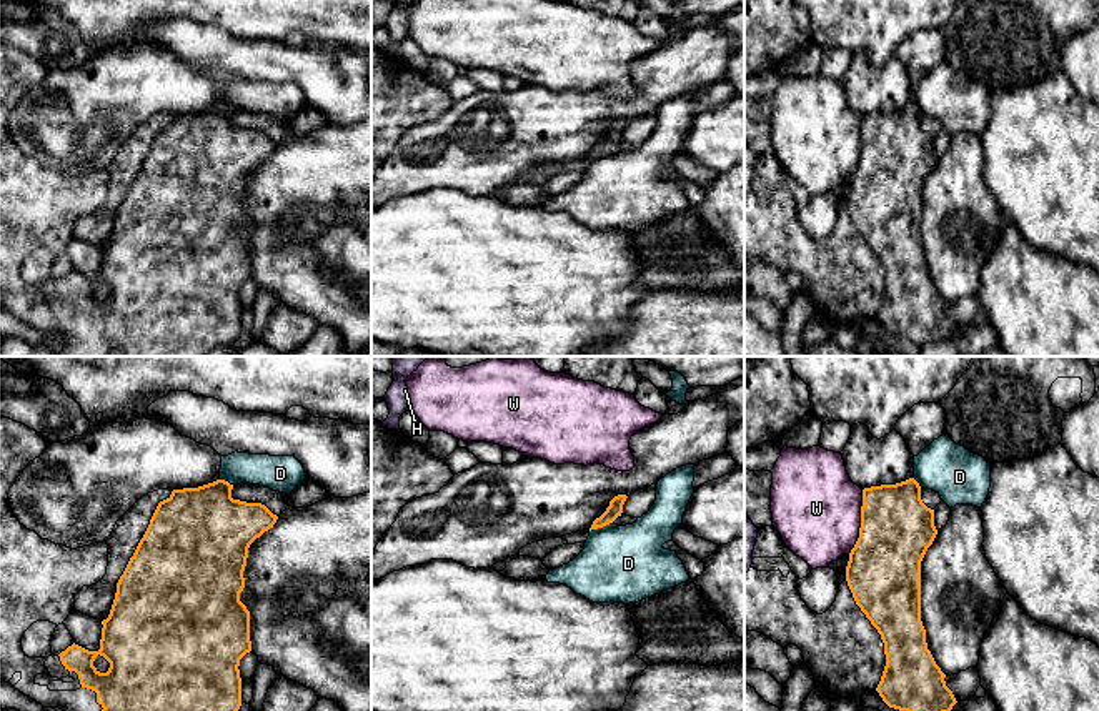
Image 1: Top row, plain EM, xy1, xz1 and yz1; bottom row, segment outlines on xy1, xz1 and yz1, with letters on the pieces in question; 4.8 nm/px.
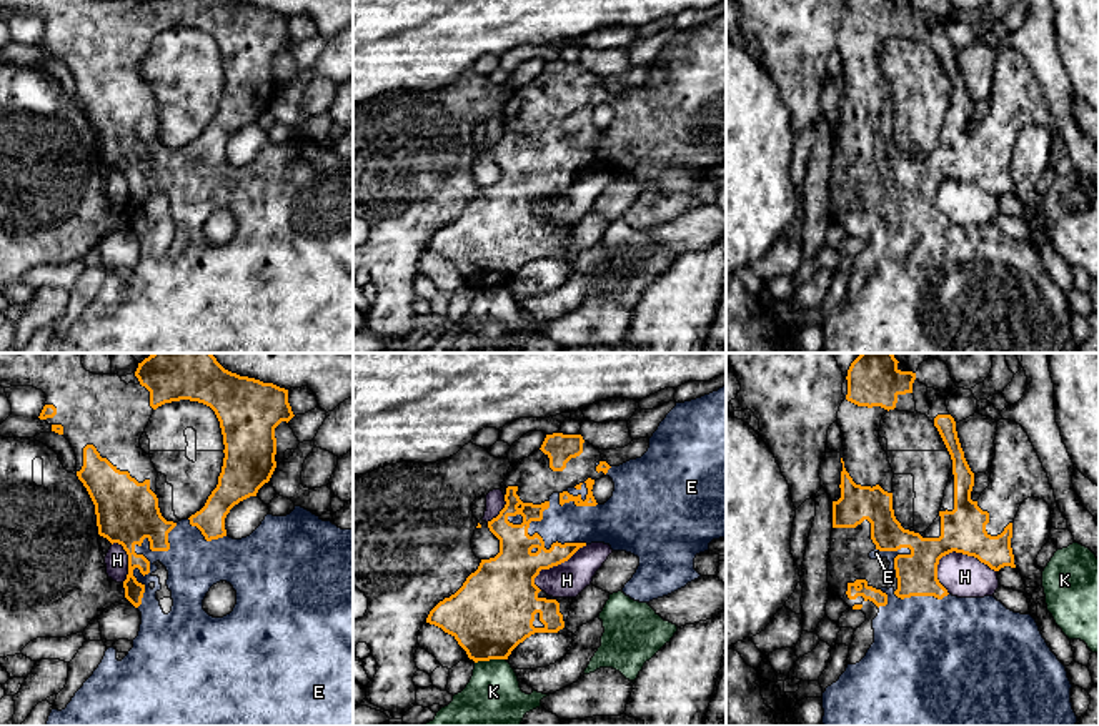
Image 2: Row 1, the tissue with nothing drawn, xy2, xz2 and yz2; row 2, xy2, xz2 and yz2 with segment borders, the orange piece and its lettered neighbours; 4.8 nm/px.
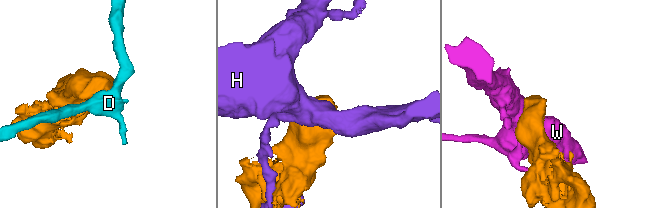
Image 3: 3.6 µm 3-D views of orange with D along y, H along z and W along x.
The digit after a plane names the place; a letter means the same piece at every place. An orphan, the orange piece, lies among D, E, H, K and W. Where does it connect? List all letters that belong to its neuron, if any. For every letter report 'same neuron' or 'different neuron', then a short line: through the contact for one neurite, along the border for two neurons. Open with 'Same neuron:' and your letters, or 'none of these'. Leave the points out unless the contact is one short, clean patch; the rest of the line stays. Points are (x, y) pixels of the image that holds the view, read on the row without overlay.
Same neuron: E
D: different neuron; line xz1 (611, 149), (590, 159)
E: same neuron
H: different neuron
K: different neuron; line xz2 (505, 285), (478, 287), (475, 290)
W: different neuron

